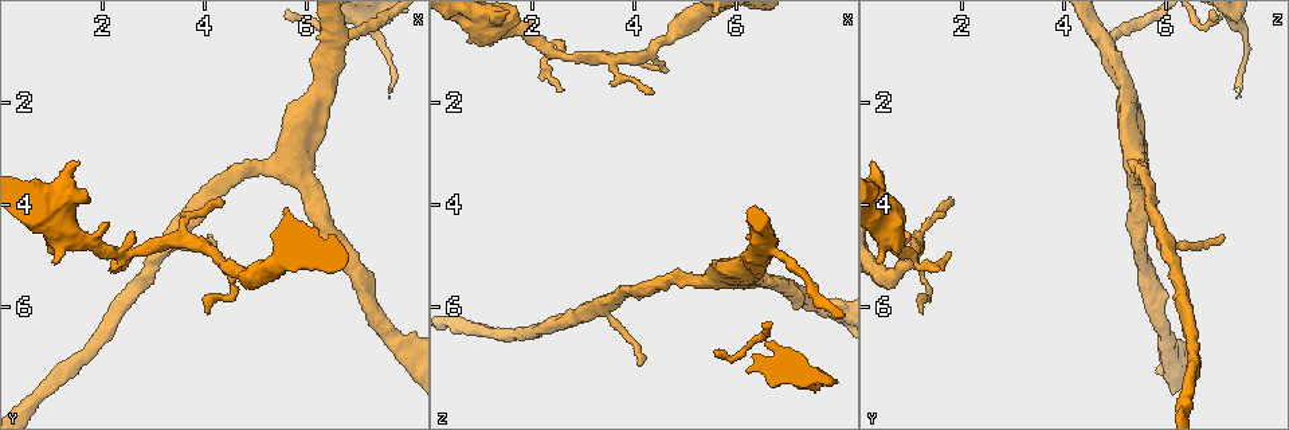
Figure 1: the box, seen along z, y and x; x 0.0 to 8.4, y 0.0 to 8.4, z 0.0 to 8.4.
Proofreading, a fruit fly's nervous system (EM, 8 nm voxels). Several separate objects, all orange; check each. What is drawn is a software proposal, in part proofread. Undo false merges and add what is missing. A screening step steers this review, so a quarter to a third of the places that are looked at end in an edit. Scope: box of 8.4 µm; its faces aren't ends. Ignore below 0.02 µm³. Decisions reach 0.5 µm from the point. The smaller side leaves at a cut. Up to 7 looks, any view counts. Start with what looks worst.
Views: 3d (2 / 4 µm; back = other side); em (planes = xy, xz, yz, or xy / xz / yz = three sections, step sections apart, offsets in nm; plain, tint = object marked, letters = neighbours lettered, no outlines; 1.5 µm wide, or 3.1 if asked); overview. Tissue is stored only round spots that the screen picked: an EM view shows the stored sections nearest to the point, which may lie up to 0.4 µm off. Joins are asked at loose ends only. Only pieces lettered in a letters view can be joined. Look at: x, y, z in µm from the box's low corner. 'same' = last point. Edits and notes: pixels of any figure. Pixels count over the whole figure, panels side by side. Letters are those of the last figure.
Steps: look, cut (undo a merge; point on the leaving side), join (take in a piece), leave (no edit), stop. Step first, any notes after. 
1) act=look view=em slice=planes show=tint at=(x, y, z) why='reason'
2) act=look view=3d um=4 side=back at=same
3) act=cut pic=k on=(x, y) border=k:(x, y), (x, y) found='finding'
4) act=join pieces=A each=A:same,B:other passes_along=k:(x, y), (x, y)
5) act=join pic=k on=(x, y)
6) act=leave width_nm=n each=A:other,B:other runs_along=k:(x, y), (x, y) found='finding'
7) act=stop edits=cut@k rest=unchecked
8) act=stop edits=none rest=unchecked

act=look view=3d um=2 at=(4.30, 3.85, 1.90) why='thin end'

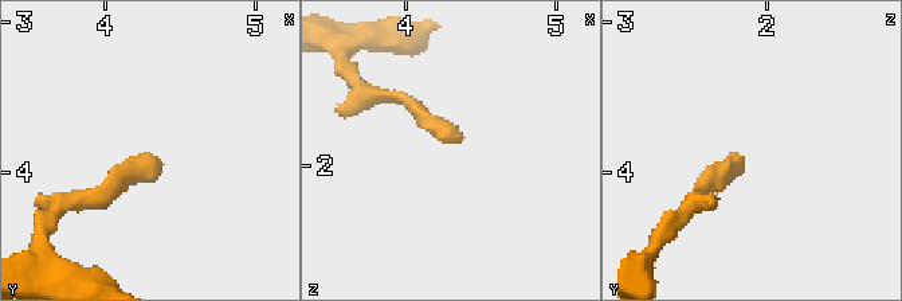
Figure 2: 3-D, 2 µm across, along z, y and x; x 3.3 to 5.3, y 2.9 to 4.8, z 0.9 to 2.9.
act=look view=em slice=planes show=tint at=(4.34, 3.92, 1.84)

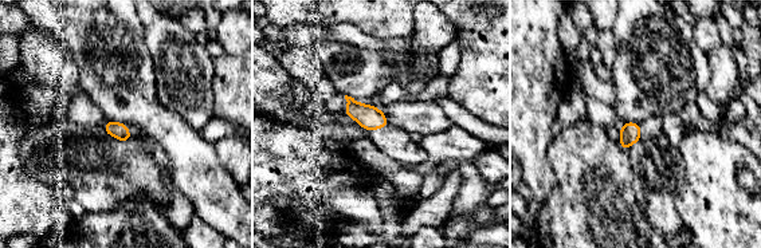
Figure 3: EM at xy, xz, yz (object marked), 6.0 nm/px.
act=look view=em slice=planes show=letters at=same why='see the neighbours'

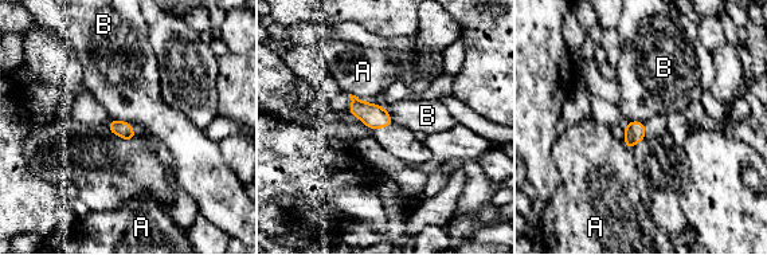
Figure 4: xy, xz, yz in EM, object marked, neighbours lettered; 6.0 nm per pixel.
act=leave longest_contact=B:140nm each=A:other,B:other border=4:(110, 118), (132, 124) found='none of them fits'

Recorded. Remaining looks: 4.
act=look view=em slice=planes show=letters at=(6.55, 0.95, 4.85) why='a fork'

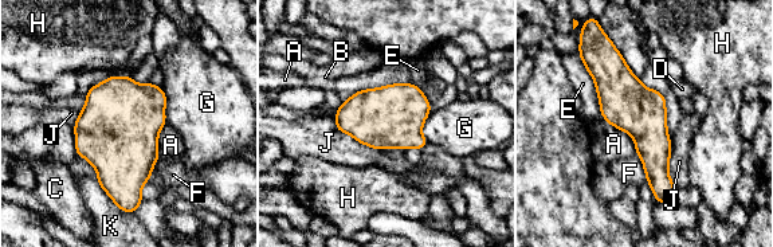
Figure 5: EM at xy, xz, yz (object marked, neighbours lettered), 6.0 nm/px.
act=leave longest_contact=E:320nm each=A:other,B:other,C:other,D:other,E:other,F:other,G:other,H:other,J:other,K:other runs_along=5:(619, 61), (670, 199) found='one neuron here'

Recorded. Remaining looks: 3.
act=look view=3d um=4 at=(4.05, 6.10, 1.20)

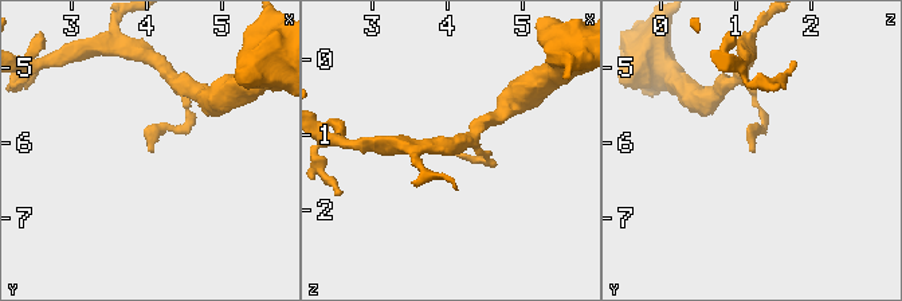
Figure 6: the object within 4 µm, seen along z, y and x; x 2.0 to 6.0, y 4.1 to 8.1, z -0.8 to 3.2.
act=look view=em slice=planes show=letters at=(4.10, 6.10, 1.25)

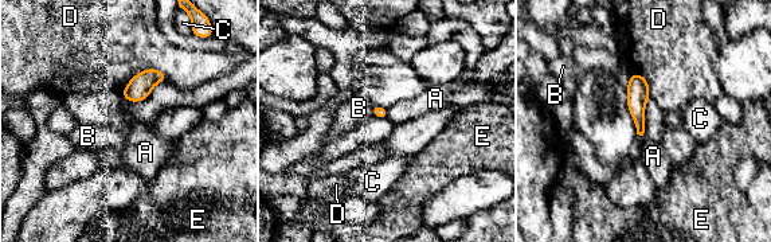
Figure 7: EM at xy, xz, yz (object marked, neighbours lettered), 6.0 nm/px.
act=leave width_nm=70 each=A:other,B:other,C:other,D:other,E:other found='none of them fits'

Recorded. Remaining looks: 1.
act=stop edits=none rest=unchecked

